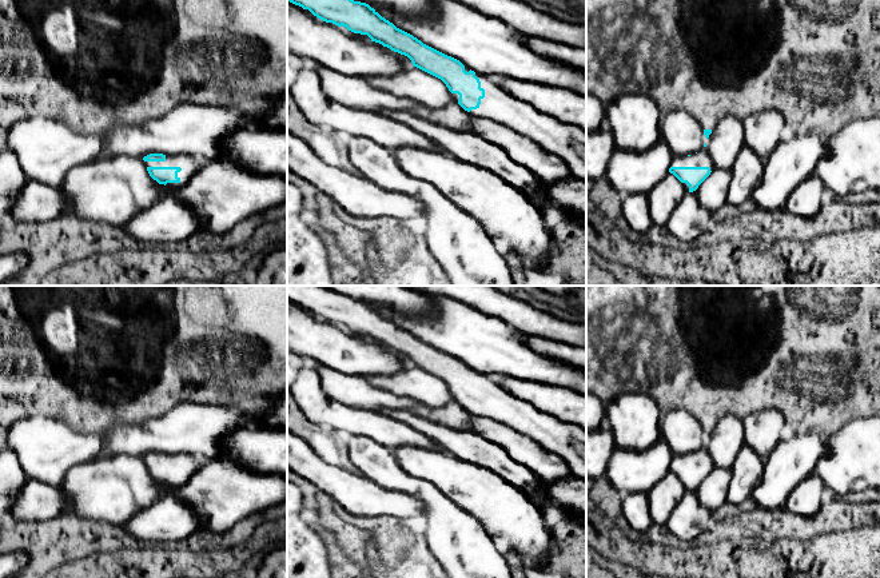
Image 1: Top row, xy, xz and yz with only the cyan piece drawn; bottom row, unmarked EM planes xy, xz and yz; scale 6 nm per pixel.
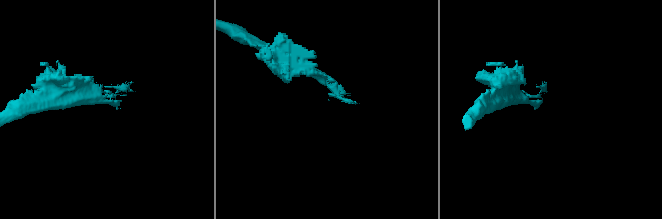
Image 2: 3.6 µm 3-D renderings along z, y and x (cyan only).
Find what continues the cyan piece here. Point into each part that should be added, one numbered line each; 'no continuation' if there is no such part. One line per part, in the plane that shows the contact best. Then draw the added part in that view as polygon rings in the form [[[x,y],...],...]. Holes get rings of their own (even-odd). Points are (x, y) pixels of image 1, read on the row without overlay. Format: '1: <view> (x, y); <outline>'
1: xy (188, 466); [[[166,454],[164,461],[144,461],[146,466],[180,466],[178,471],[179,482],[167,482],[166,486],[179,487],[188,482],[198,469],[198,465],[190,454]]]

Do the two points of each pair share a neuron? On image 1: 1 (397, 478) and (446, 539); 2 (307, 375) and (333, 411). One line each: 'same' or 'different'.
1: same
2: same

